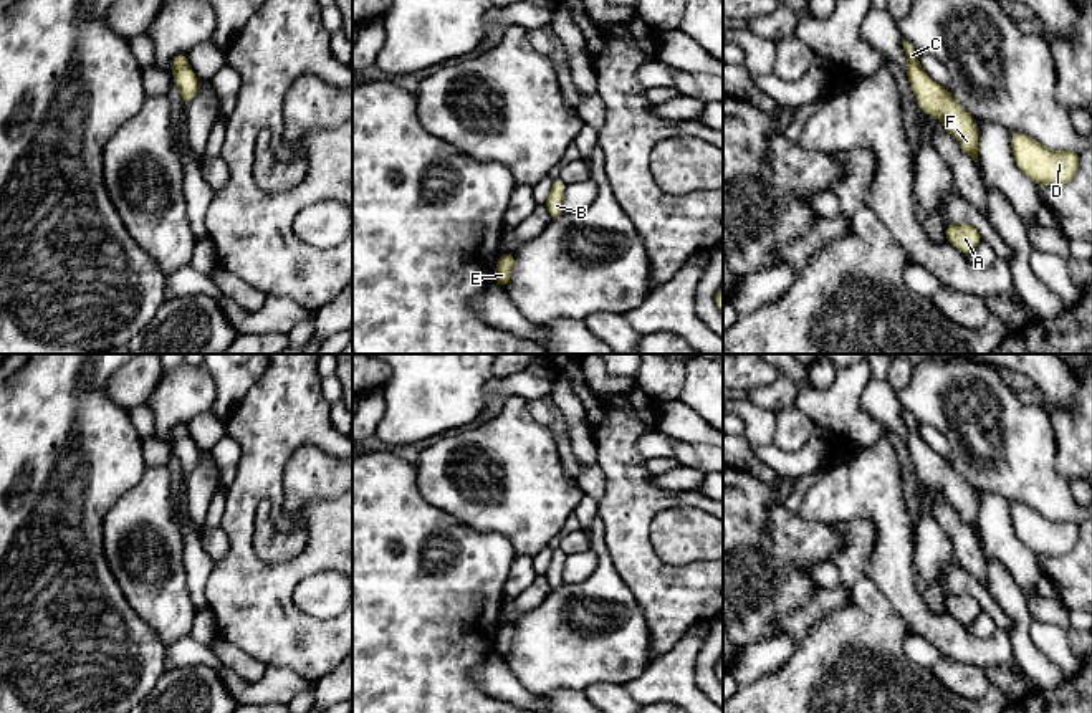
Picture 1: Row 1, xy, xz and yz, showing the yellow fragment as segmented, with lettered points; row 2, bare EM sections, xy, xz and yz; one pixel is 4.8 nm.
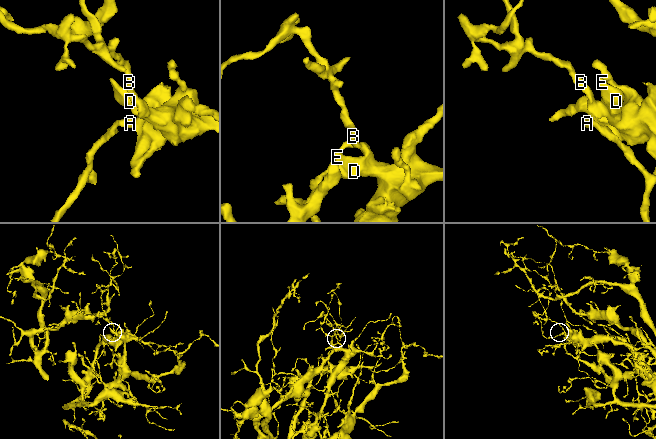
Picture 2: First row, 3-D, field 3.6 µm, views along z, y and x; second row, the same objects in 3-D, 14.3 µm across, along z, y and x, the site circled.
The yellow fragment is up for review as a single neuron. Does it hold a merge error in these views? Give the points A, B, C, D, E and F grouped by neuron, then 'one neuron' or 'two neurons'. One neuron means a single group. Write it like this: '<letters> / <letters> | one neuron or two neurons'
A B C D E F | one neuron

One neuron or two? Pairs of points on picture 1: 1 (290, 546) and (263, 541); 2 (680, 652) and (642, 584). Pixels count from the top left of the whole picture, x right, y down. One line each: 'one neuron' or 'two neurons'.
1: one neuron
2: two neurons

